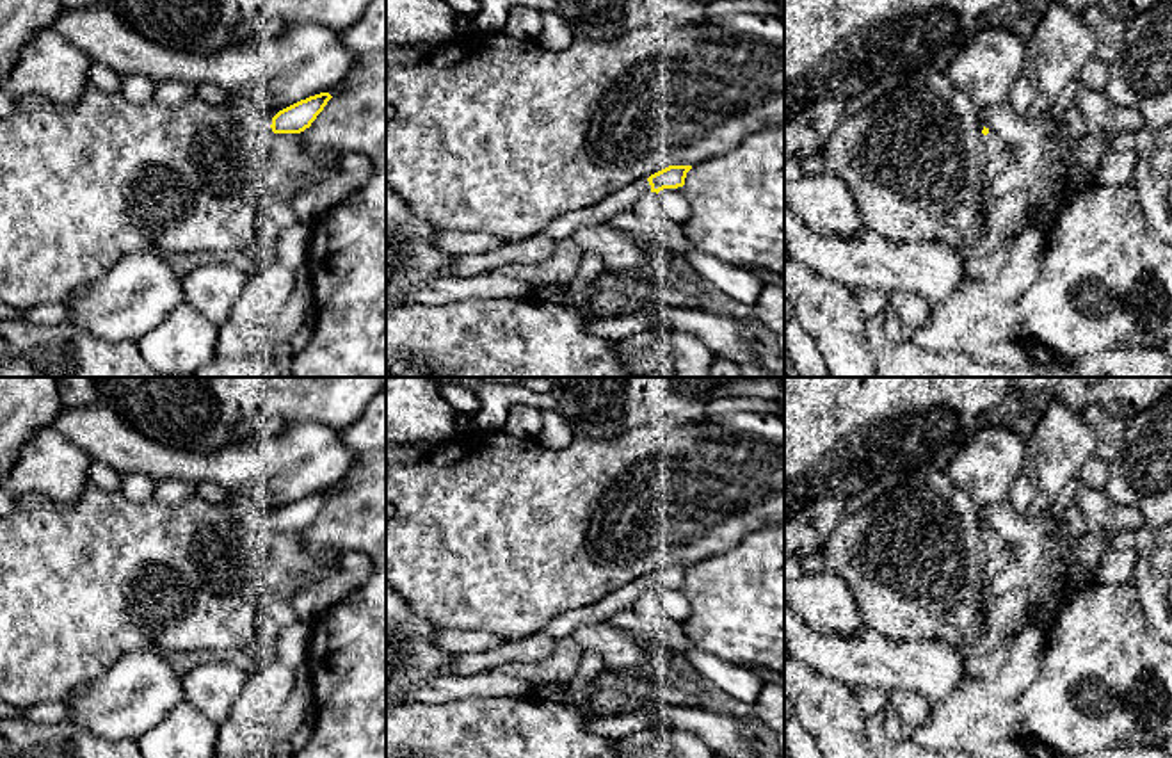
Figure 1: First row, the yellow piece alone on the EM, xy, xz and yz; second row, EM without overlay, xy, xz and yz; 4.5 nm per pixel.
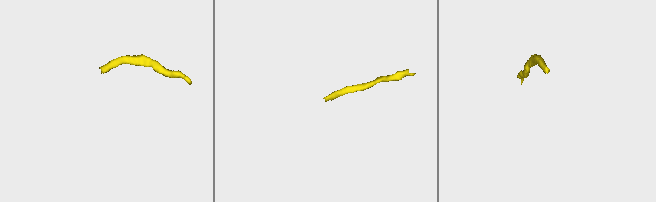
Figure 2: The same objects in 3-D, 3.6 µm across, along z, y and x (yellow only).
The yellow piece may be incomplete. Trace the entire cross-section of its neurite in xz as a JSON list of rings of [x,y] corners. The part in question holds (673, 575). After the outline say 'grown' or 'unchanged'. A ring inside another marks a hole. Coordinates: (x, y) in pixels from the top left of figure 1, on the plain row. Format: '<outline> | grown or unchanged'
[[[669,564],[649,577],[637,578],[590,607],[566,610],[555,616],[546,623],[542,633],[551,635],[557,641],[571,637],[578,626],[610,619],[619,610],[631,607],[647,591],[658,593],[663,587],[683,589],[685,577],[690,568],[692,564]]] | grown

